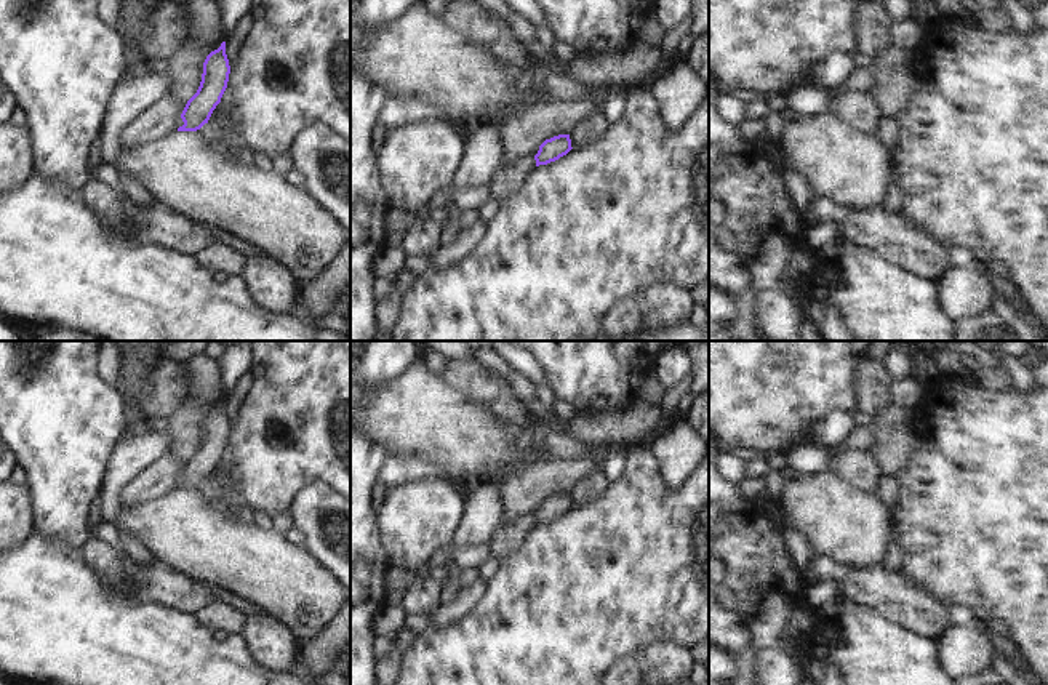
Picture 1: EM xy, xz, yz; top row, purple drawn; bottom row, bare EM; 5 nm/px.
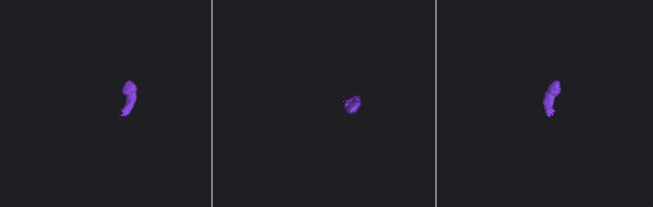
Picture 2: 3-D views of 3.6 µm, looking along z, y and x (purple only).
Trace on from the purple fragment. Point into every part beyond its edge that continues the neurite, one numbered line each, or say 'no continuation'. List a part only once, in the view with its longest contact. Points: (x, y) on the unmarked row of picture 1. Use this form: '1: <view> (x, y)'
1: xy (175, 468)

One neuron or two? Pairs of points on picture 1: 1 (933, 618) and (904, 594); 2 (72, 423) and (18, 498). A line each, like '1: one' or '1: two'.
1: one
2: two

